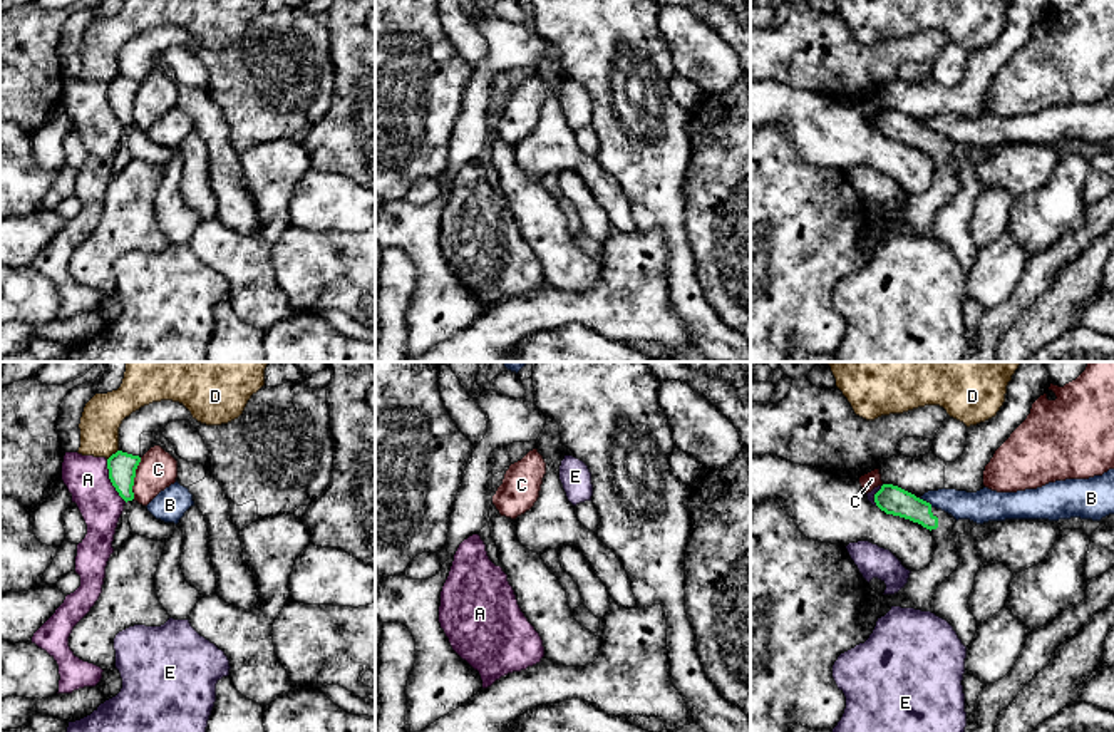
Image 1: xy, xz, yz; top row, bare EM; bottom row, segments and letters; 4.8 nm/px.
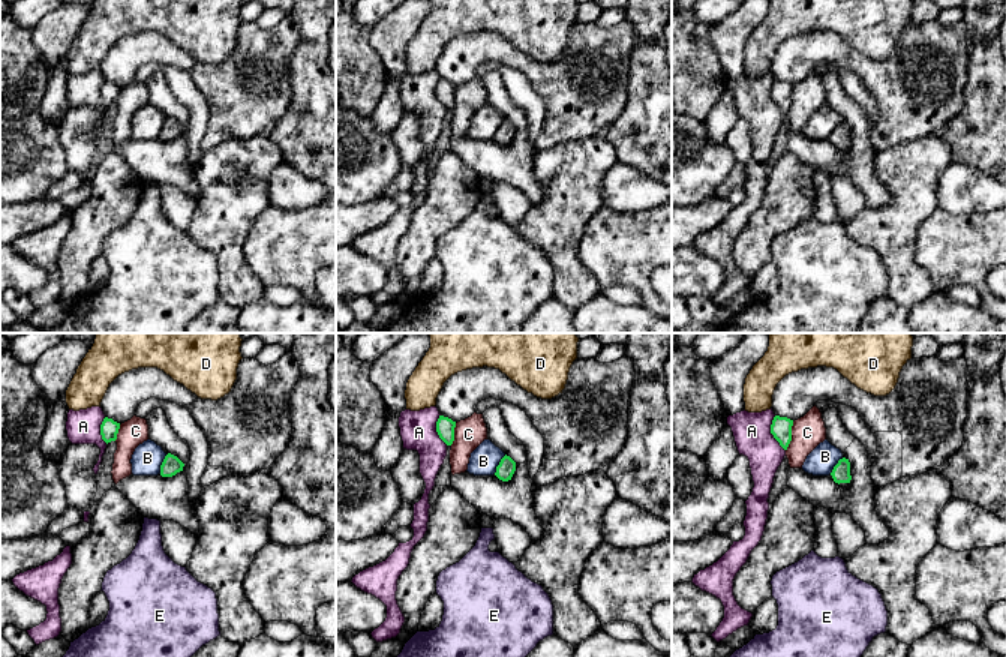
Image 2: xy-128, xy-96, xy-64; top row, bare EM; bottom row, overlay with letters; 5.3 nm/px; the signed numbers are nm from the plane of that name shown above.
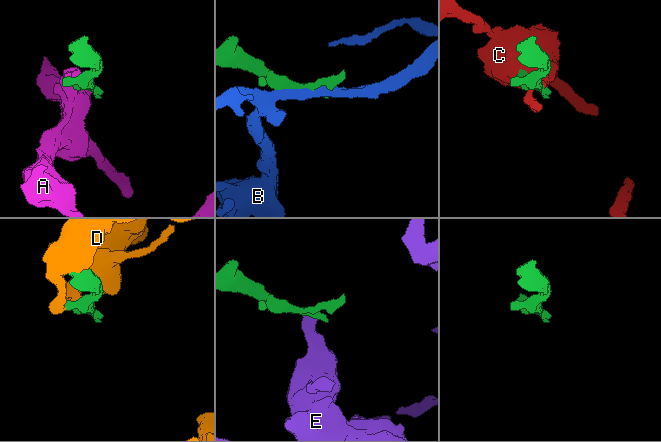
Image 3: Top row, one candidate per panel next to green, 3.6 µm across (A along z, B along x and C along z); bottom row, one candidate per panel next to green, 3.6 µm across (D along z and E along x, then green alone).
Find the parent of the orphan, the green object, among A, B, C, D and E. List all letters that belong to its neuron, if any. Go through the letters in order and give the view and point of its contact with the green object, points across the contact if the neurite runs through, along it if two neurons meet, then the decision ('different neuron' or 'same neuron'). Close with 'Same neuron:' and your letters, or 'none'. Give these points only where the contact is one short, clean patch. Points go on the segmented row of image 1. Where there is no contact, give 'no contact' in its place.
A: xy (111, 481) | different neuron
B: yz (925, 501) | different neuron
C: xy (134, 476) | different neuron
D: xy (113, 454) | different neuron
E: yz (875, 494) | along yz (883, 484), (875, 494), (875, 505) | different neuron
Same neuron: none

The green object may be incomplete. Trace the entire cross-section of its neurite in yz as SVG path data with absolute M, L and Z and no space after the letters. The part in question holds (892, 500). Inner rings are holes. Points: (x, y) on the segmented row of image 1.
M883 484L874 494L874 503L886 514L921 524L936 541L933 559L925 570L911 571L908 583L898 593L881 595L879 618L893 606L930 611L936 588L960 564L957 543L952 536L957 519L893 484Z

